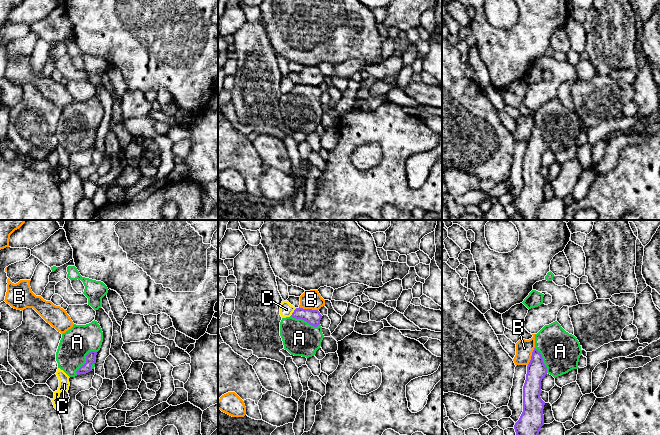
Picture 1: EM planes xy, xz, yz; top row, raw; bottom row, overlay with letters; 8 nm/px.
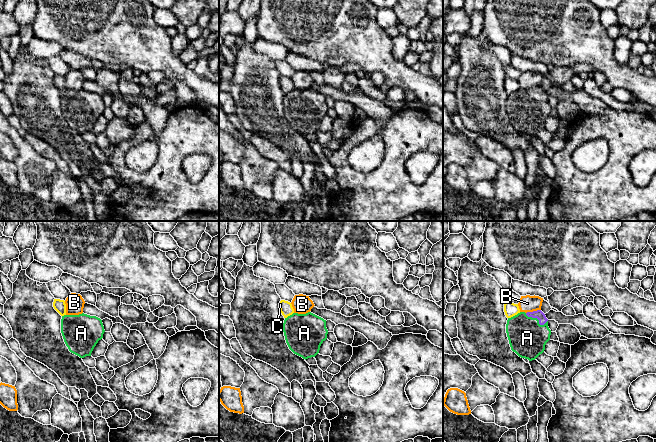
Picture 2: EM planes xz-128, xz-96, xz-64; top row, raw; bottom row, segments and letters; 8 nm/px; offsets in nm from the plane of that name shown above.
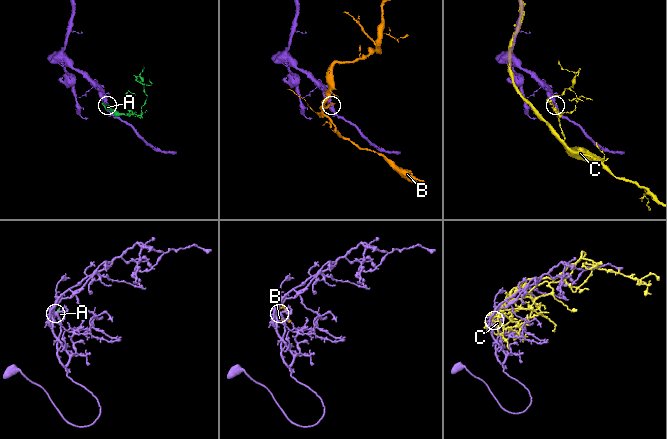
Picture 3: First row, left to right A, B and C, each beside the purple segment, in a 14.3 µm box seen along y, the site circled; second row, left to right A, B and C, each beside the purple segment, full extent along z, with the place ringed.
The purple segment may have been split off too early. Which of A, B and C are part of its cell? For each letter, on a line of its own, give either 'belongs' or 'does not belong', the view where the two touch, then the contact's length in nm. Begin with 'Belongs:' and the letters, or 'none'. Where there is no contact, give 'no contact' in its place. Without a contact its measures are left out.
Belongs: A
A: belongs | xy | 260 nm
B: does not belong | xz | 160 nm
C: does not belong | xz | 80 nm

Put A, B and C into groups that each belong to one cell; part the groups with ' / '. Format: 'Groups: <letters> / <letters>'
Groups: A / B / C

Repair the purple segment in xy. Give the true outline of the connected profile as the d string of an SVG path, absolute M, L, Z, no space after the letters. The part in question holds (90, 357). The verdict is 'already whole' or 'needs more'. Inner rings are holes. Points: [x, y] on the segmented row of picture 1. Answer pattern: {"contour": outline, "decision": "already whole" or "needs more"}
{"contour": "M97 321L86 325L74 324L71 329L62 334L57 352L56 361L58 368L63 370L69 377L86 374L95 367L96 355L103 342L103 332Z", "decision": "needs more"}

